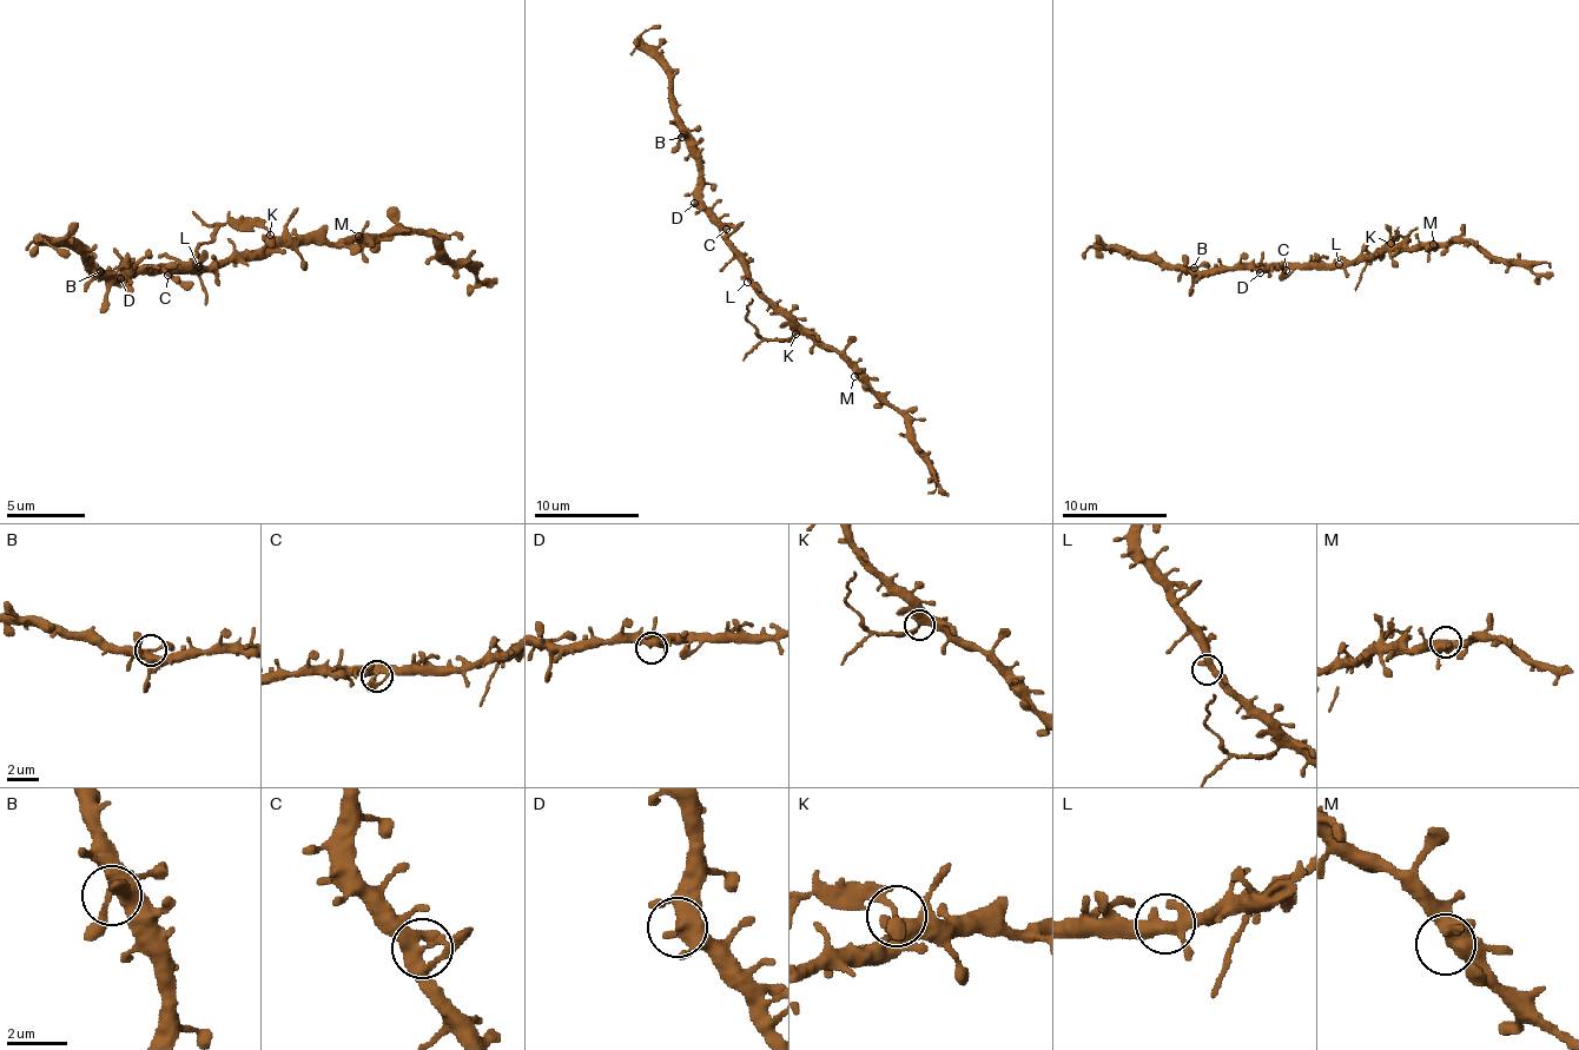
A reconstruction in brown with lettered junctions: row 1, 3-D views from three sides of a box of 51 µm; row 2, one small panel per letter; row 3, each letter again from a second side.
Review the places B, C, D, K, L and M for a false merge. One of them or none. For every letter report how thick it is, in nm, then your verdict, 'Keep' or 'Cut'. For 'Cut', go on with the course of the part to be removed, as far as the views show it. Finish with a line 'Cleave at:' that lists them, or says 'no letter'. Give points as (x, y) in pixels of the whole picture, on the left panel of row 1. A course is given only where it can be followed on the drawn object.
B: Thickness 400 nm. Keep
C: Thickness 440 nm. Keep
D: Thickness 360 nm. Keep
K: Thickness 360 nm. Cut. Course of the part to remove: (269, 236), (253, 224), (218, 228), (198, 248), (206, 306)
L: Thickness 440 nm. Keep
M: Thickness 440 nm. Keep
Cleave at: K

